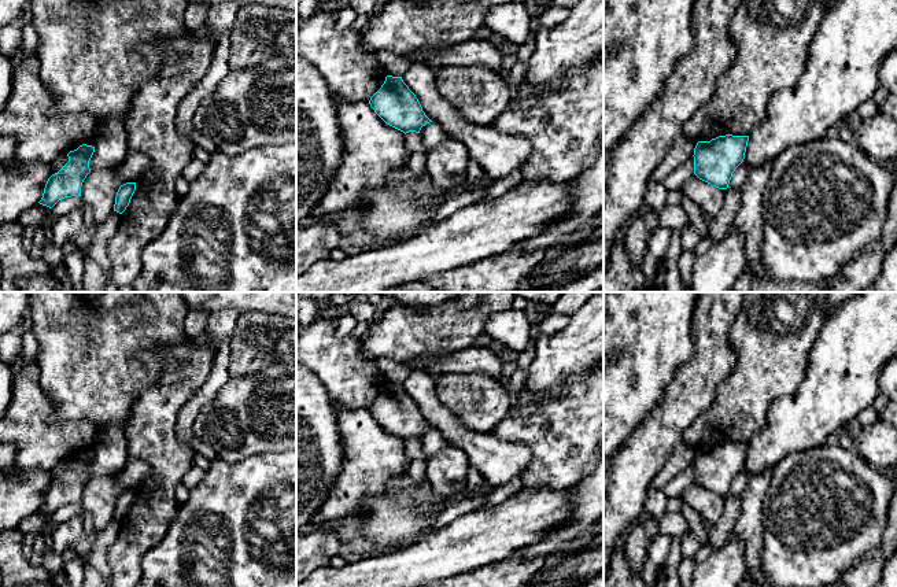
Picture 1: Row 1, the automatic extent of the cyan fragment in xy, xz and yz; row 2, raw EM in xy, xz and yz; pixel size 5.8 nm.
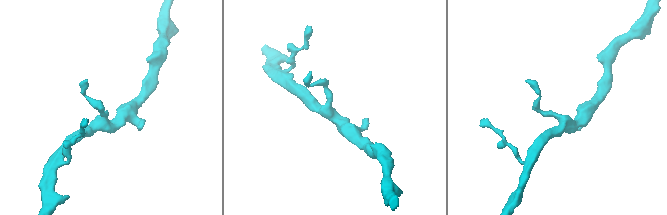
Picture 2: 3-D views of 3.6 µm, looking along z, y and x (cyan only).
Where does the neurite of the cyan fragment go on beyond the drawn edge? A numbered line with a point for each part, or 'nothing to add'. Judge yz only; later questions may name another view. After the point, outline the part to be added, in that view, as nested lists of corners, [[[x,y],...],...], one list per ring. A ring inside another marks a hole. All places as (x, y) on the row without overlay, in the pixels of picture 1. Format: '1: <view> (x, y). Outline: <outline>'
nothing to add

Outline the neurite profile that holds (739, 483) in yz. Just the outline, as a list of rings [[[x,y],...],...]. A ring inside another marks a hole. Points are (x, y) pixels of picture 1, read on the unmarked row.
[[[742,469],[732,480],[728,495],[730,496],[741,496],[746,490],[749,477],[750,476],[749,476],[748,470]]]

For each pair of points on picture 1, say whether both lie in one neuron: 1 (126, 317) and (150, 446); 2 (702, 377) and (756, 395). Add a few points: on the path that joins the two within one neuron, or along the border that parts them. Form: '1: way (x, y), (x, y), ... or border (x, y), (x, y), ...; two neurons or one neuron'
1: border (162, 369), (158, 380), (140, 394), (128, 423); two neurons
2: border (734, 353), (730, 376), (704, 410); two neurons

